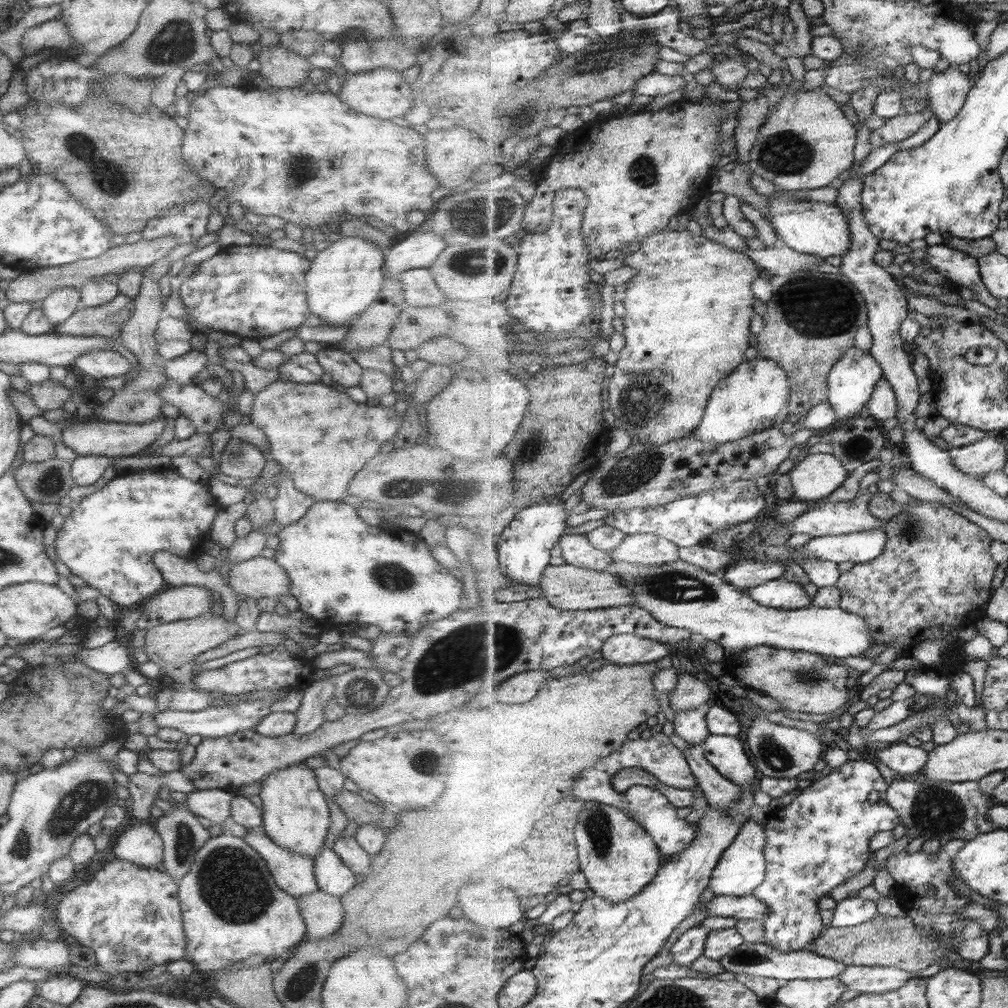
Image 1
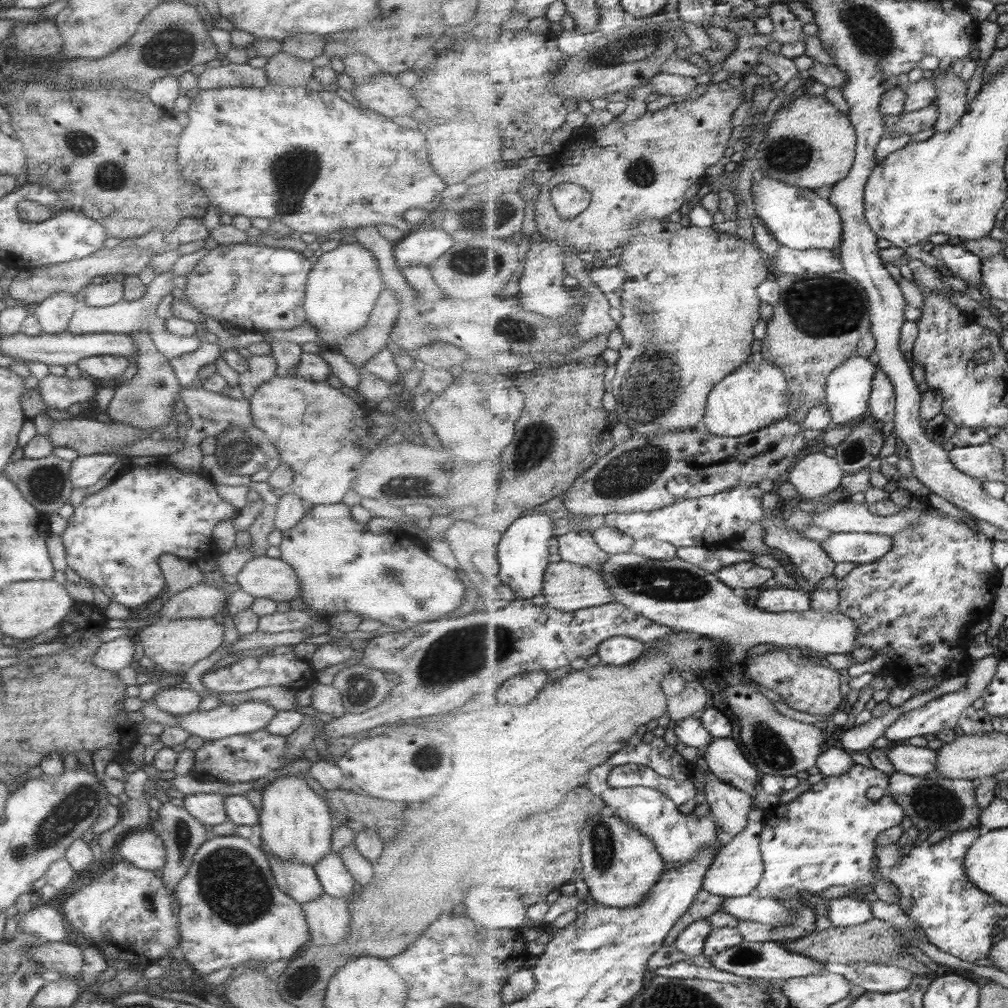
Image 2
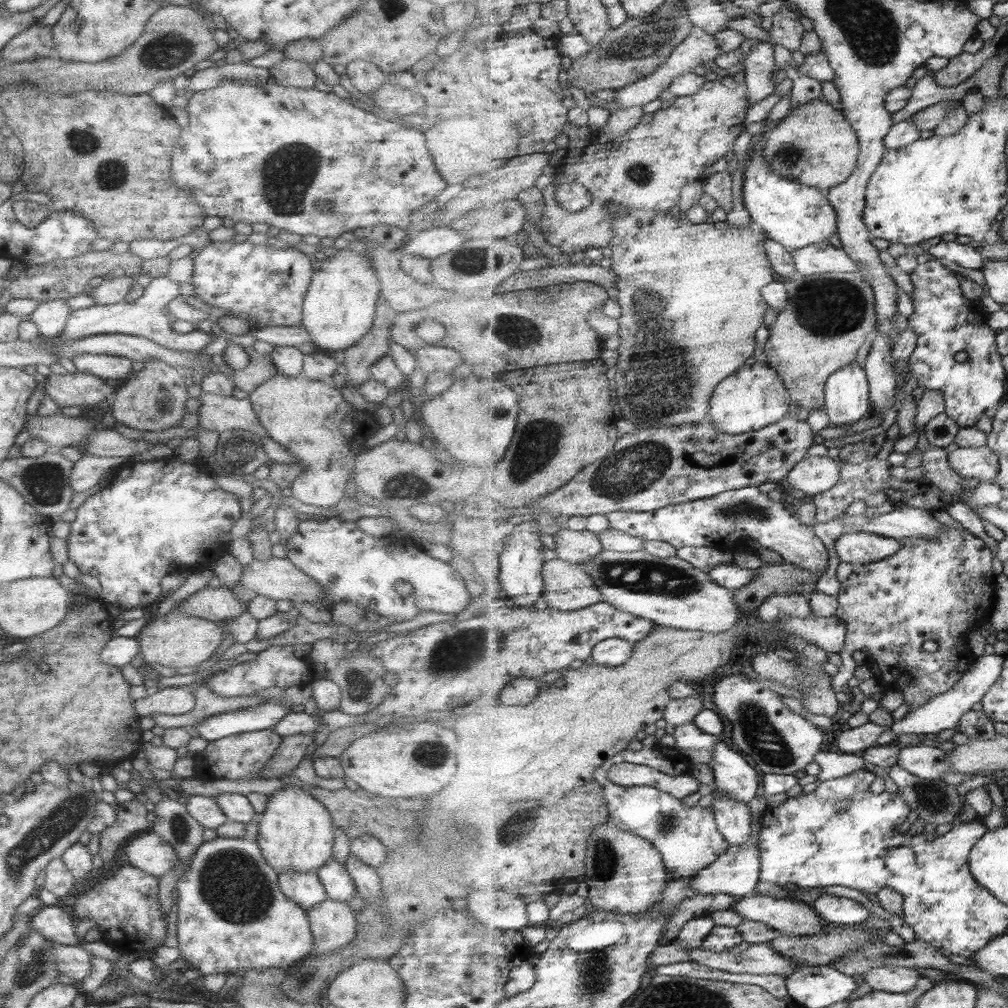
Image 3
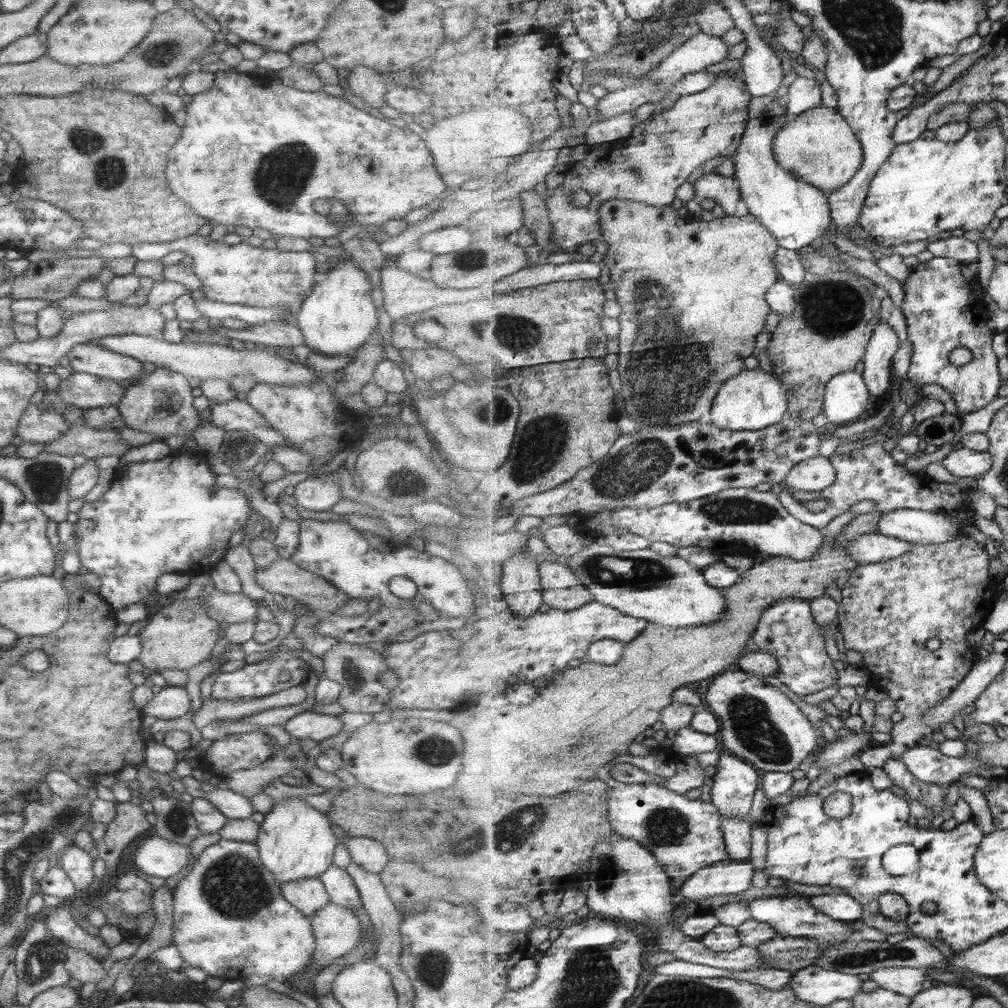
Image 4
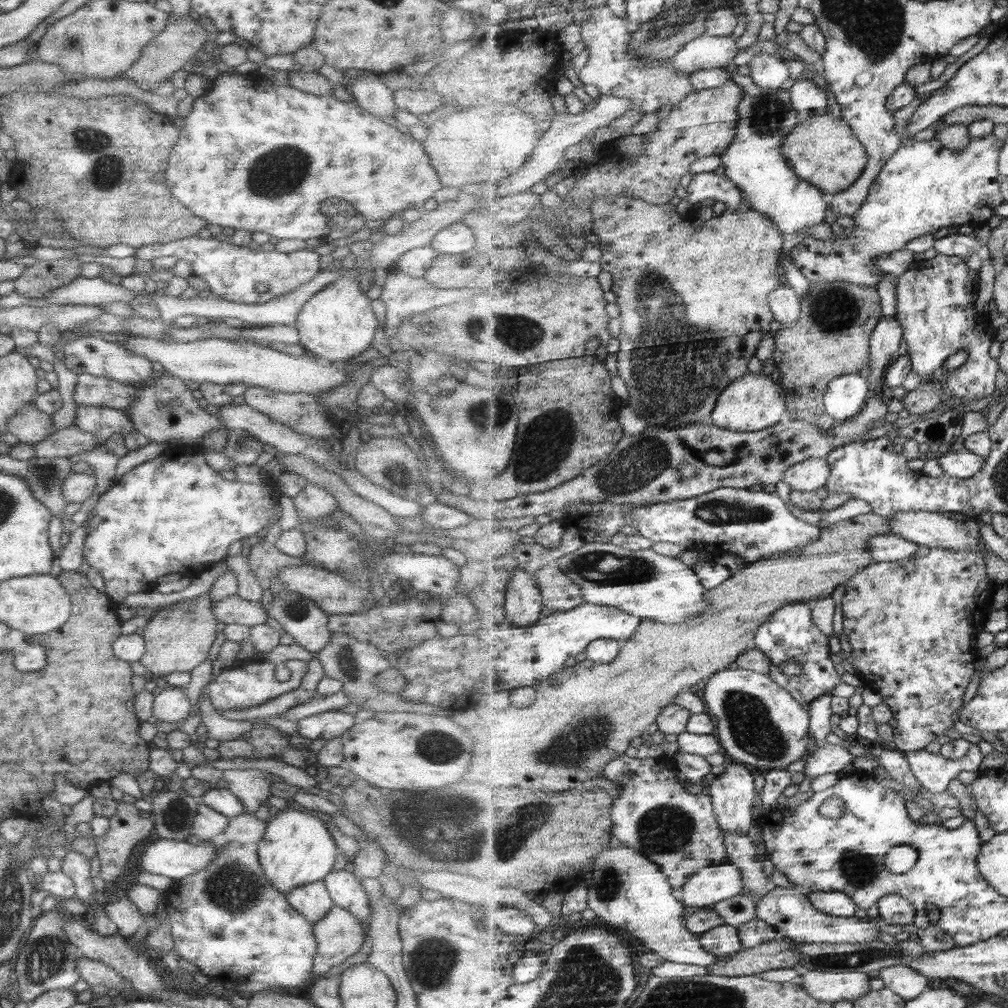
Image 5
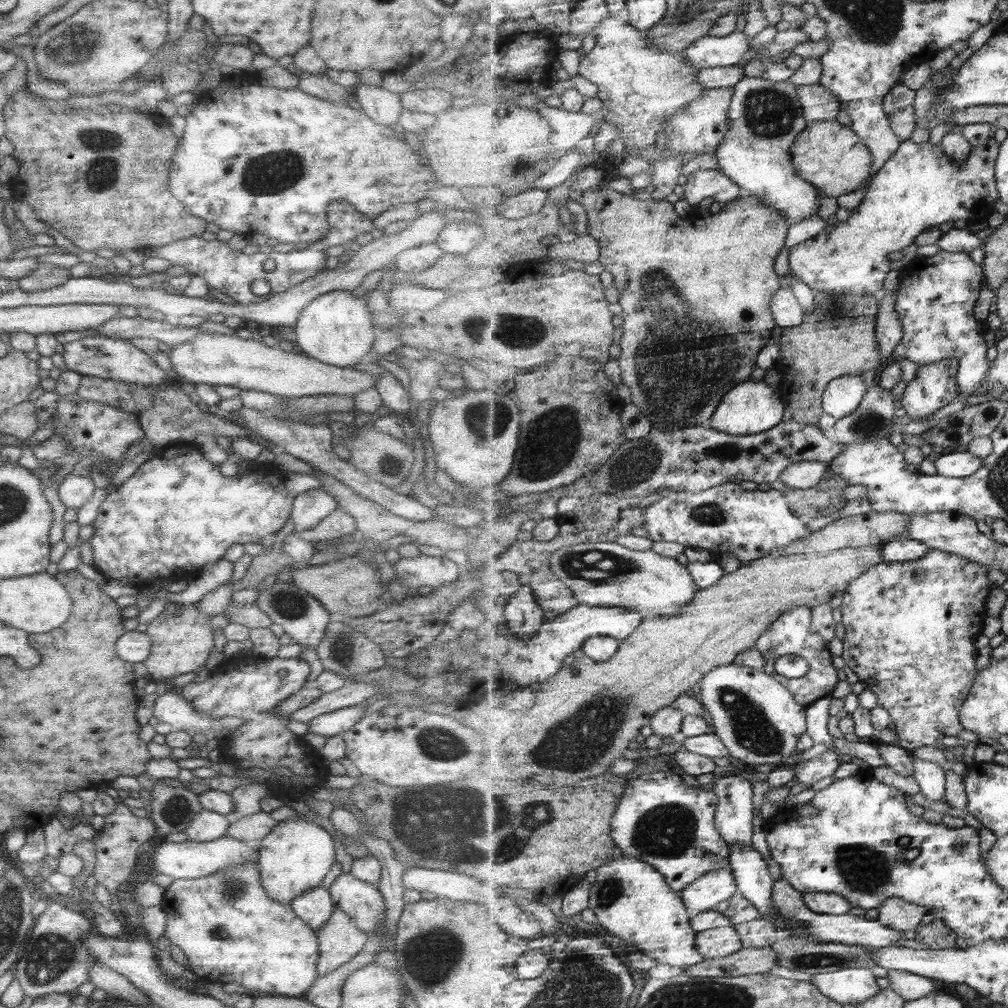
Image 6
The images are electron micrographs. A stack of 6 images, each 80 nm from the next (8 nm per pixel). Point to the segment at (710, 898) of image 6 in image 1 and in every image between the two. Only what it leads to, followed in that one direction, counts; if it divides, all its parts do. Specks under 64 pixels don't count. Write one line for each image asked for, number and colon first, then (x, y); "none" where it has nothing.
1: (742, 869)
2: (739, 867)
3: (736, 872)
4: (729, 876)
5: (713, 884)

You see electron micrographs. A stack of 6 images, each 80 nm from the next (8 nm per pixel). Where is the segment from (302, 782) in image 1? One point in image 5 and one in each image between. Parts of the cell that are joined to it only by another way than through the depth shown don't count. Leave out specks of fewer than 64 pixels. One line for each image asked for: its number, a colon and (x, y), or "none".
2: (295, 824)
3: (294, 833)
4: (294, 840)
5: (296, 848)

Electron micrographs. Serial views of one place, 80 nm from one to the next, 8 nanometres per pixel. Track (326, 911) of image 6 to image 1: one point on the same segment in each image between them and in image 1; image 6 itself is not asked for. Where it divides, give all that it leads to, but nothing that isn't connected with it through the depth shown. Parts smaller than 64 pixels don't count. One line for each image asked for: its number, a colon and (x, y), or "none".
1: (292, 873)
2: (298, 881)
3: (305, 890)
4: (307, 894)
5: (311, 901)

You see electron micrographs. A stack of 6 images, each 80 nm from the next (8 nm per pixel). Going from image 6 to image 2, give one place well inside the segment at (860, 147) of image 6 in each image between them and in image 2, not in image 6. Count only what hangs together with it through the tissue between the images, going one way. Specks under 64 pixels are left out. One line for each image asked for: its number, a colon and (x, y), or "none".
2: (810, 144)
3: (816, 144)
4: (820, 147)
5: (825, 151)

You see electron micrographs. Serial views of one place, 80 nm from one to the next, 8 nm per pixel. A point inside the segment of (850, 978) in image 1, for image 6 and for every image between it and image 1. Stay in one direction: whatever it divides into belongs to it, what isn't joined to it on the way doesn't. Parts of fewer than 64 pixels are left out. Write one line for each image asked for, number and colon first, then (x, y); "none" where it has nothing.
2: (875, 978)
3: (900, 980)
4: (908, 982)
5: (909, 984)
6: (912, 987)

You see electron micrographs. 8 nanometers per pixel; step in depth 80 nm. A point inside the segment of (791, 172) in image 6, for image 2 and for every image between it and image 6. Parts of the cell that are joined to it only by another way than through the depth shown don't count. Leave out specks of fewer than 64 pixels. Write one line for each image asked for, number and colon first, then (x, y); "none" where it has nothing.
2: (799, 218)
3: (796, 215)
4: (797, 213)
5: (754, 161)

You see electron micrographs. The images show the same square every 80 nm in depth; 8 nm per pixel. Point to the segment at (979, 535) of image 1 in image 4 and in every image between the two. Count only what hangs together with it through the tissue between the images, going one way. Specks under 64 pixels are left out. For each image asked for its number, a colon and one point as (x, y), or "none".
2: (940, 577)
3: (941, 589)
4: (889, 610)

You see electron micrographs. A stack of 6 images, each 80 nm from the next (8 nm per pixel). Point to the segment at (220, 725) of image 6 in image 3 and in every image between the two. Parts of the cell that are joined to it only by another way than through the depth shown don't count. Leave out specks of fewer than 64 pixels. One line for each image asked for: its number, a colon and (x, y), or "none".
3: (170, 700)
4: (171, 701)
5: (171, 705)

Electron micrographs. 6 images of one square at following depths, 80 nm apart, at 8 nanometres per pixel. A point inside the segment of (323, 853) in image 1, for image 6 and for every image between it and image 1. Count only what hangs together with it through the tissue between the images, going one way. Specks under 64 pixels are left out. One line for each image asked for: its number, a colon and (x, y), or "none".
2: (336, 882)
3: (337, 884)
4: (339, 887)
5: (345, 891)
6: (362, 903)

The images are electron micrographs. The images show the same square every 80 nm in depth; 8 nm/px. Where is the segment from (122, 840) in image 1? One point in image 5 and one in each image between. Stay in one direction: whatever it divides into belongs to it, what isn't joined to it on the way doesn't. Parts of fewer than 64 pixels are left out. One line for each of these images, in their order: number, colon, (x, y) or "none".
2: (143, 849)
3: (149, 853)
4: (156, 856)
5: (175, 859)

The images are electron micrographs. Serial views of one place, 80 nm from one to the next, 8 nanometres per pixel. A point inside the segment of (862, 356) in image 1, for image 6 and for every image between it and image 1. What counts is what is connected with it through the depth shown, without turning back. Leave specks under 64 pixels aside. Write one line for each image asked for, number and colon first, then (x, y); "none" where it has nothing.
2: (849, 387)
3: (848, 400)
4: (847, 395)
5: (847, 395)
6: (842, 397)

